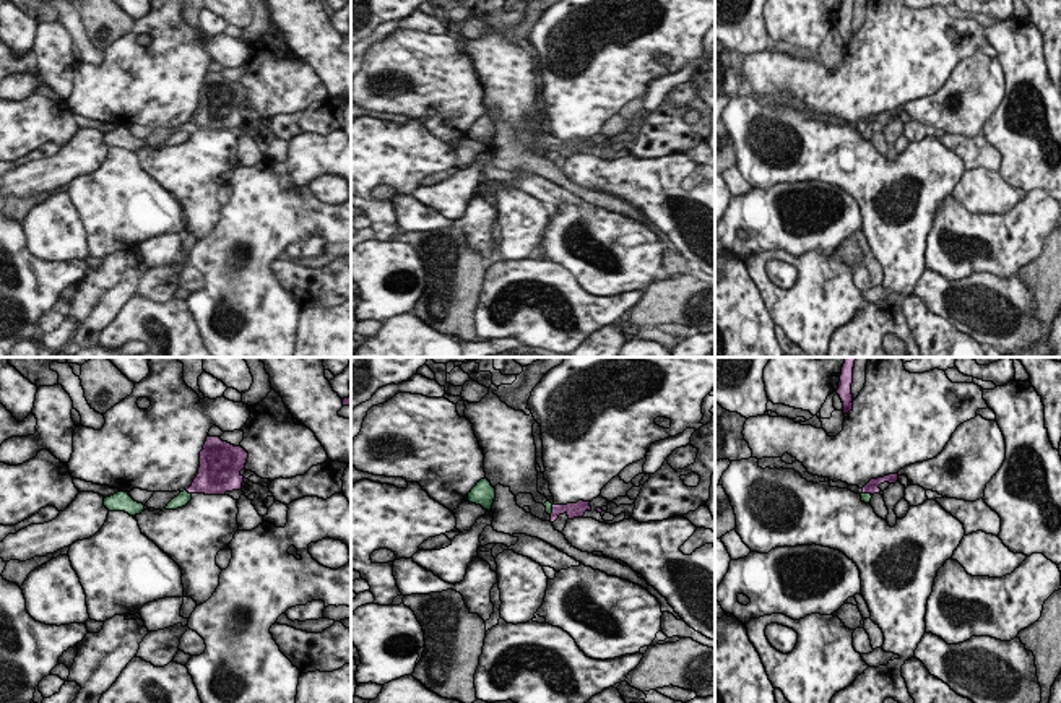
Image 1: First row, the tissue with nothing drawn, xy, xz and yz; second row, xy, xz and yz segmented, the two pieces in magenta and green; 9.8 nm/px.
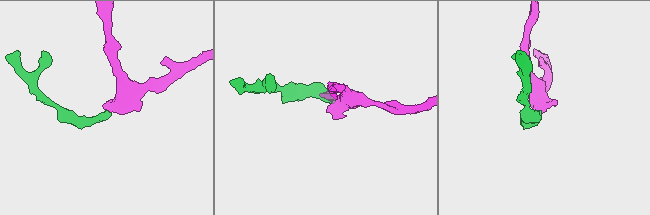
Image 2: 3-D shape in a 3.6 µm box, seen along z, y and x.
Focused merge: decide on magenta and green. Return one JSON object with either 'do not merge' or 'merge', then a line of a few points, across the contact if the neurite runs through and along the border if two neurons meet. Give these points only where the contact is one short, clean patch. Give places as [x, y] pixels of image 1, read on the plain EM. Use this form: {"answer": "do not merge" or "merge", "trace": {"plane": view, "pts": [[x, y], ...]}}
{"answer": "merge", "trace": {"plane": "xy", "pts": [[210, 116], [189, 129], [182, 135]]}}

